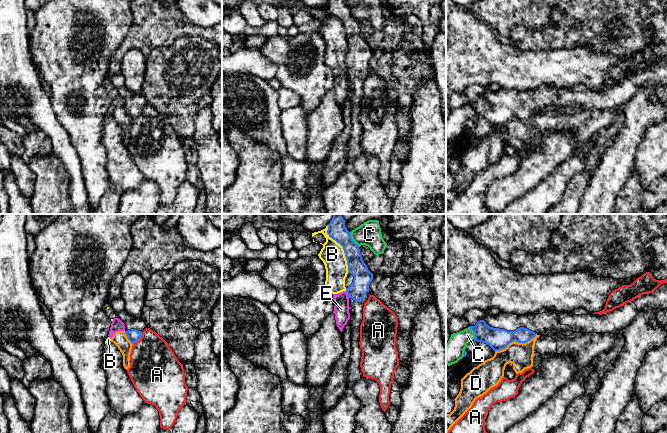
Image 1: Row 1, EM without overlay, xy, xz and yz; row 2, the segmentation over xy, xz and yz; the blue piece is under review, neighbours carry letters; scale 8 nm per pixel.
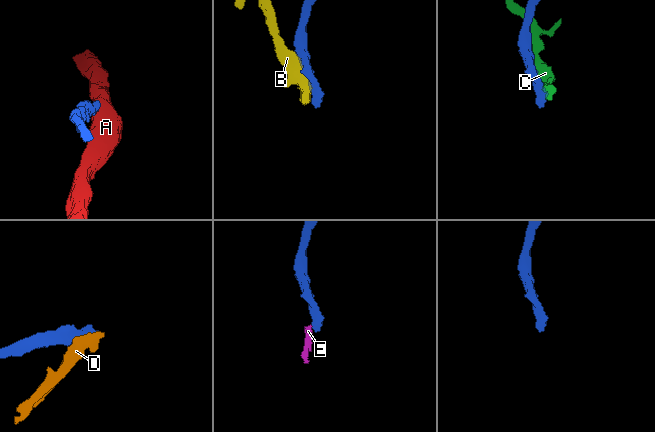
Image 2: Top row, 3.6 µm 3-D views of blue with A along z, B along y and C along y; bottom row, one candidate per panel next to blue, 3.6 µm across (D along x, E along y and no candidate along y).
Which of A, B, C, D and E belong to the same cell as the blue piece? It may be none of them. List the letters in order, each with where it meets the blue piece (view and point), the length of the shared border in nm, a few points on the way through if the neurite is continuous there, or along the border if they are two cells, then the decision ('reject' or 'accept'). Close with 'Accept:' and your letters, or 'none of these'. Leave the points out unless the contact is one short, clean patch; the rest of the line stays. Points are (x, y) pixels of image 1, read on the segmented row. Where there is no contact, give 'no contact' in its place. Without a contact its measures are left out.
A: meets blue in xy at (139, 338); contact 130 nm long; border along xy (142, 332), (142, 335), (133, 344); reject
B: meets blue in xz at (343, 248); contact 420 nm long; reject
C: meets blue in xz at (351, 239); contact 150 nm long; reject
D: meets blue in yz at (515, 340); contact 360 nm long; reject
E: meets blue in xz at (347, 293); contact 70 nm long; border along xz (346, 290), (348, 298); reject
Accept: none of these

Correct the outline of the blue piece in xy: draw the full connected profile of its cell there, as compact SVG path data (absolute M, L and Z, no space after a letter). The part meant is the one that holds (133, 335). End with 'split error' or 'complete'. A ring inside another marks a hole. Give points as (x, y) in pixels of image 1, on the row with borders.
M125 310L118 313L116 318L124 323L125 334L132 344L140 340L142 332L147 328L146 323L141 318L134 318Z; split error

